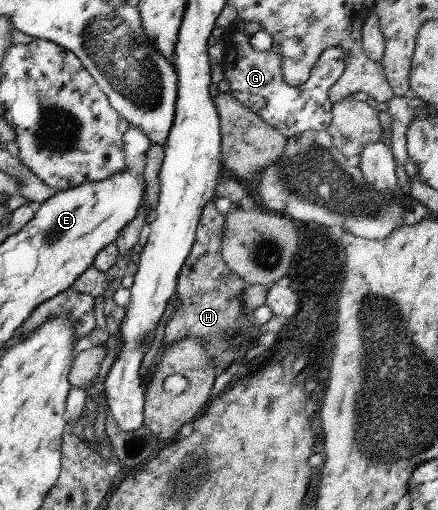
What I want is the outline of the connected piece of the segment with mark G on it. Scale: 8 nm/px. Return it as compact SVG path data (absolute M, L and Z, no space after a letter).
M243 21L231 24L227 28L225 38L219 45L219 59L224 72L224 77L229 81L231 95L235 96L247 109L254 111L263 121L277 128L286 138L299 135L304 131L321 131L330 127L331 121L331 101L330 92L333 85L341 79L346 71L346 65L350 61L350 53L343 48L331 46L323 52L319 63L311 70L311 77L303 85L291 86L283 79L281 53L274 53L271 50L260 52L249 44L250 37L243 34Z

